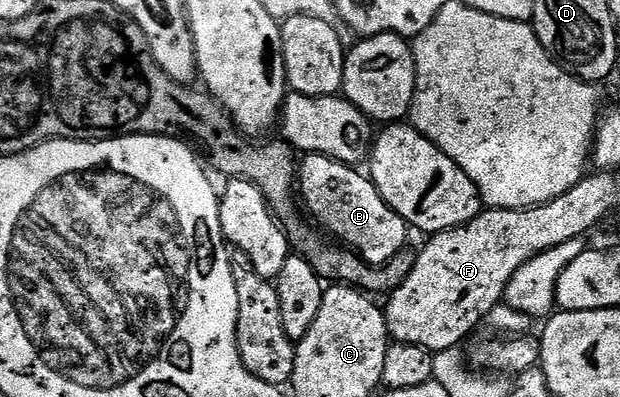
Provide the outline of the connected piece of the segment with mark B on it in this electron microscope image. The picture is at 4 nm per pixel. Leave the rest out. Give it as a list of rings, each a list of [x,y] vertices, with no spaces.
[[[306,155],[305,158],[301,160],[298,169],[296,187],[300,192],[301,202],[304,204],[308,215],[308,210],[310,210],[311,216],[309,215],[309,218],[311,220],[314,218],[315,221],[313,220],[313,222],[317,224],[323,232],[331,231],[331,233],[334,234],[331,236],[333,236],[335,240],[341,241],[366,263],[370,263],[374,267],[385,267],[388,261],[392,261],[392,257],[396,257],[396,255],[407,246],[406,231],[408,232],[408,224],[390,208],[384,201],[384,197],[380,197],[380,193],[376,189],[374,182],[363,174],[363,172],[361,175],[358,170],[359,168],[357,166],[341,163],[332,157]]]

